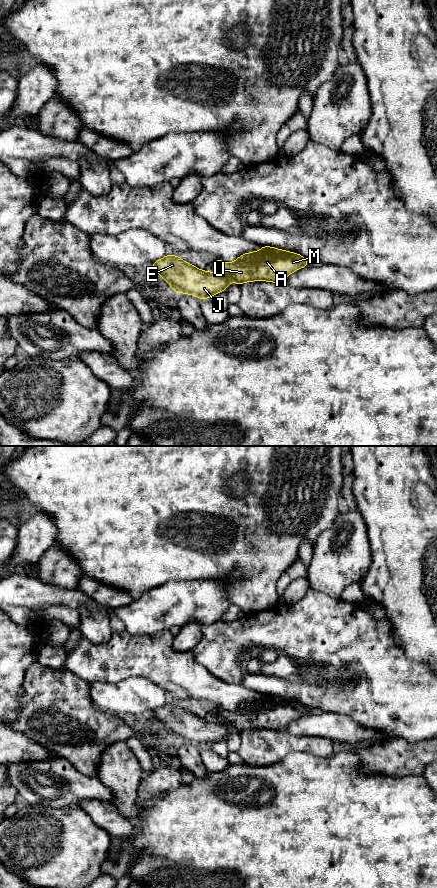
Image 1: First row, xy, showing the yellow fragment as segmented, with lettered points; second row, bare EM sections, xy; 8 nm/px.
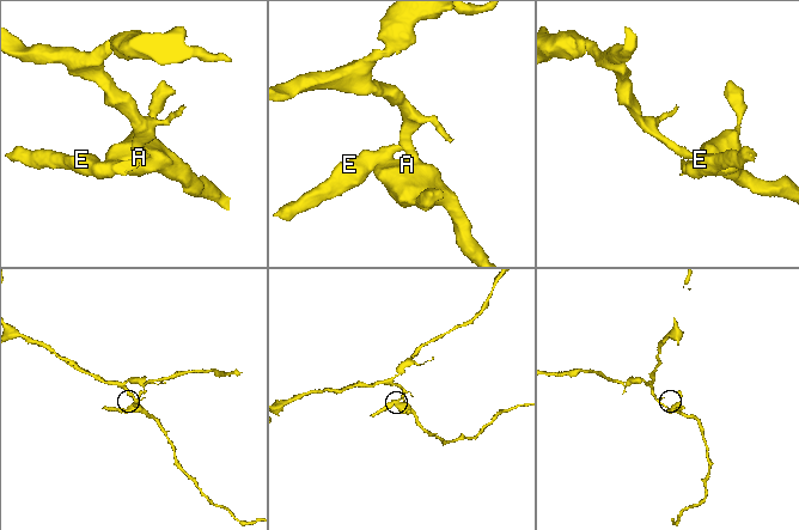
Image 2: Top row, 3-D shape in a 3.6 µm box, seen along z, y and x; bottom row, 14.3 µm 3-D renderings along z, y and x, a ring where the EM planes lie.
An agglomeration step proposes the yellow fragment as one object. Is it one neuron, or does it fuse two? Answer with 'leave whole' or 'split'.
split

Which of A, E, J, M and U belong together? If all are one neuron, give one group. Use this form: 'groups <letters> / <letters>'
groups A M U / E J

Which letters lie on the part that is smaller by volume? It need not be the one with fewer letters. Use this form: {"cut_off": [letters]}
{"cut_off": ["E", "J"]}

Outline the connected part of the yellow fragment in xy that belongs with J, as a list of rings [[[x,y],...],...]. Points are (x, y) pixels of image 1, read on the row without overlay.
[[[169,703],[152,711],[153,717],[158,724],[163,724],[164,728],[172,735],[173,739],[190,742],[199,747],[209,747],[221,739],[225,739],[227,734],[232,730],[231,726],[222,720],[207,720],[198,717],[194,713],[183,709],[180,704]]]

